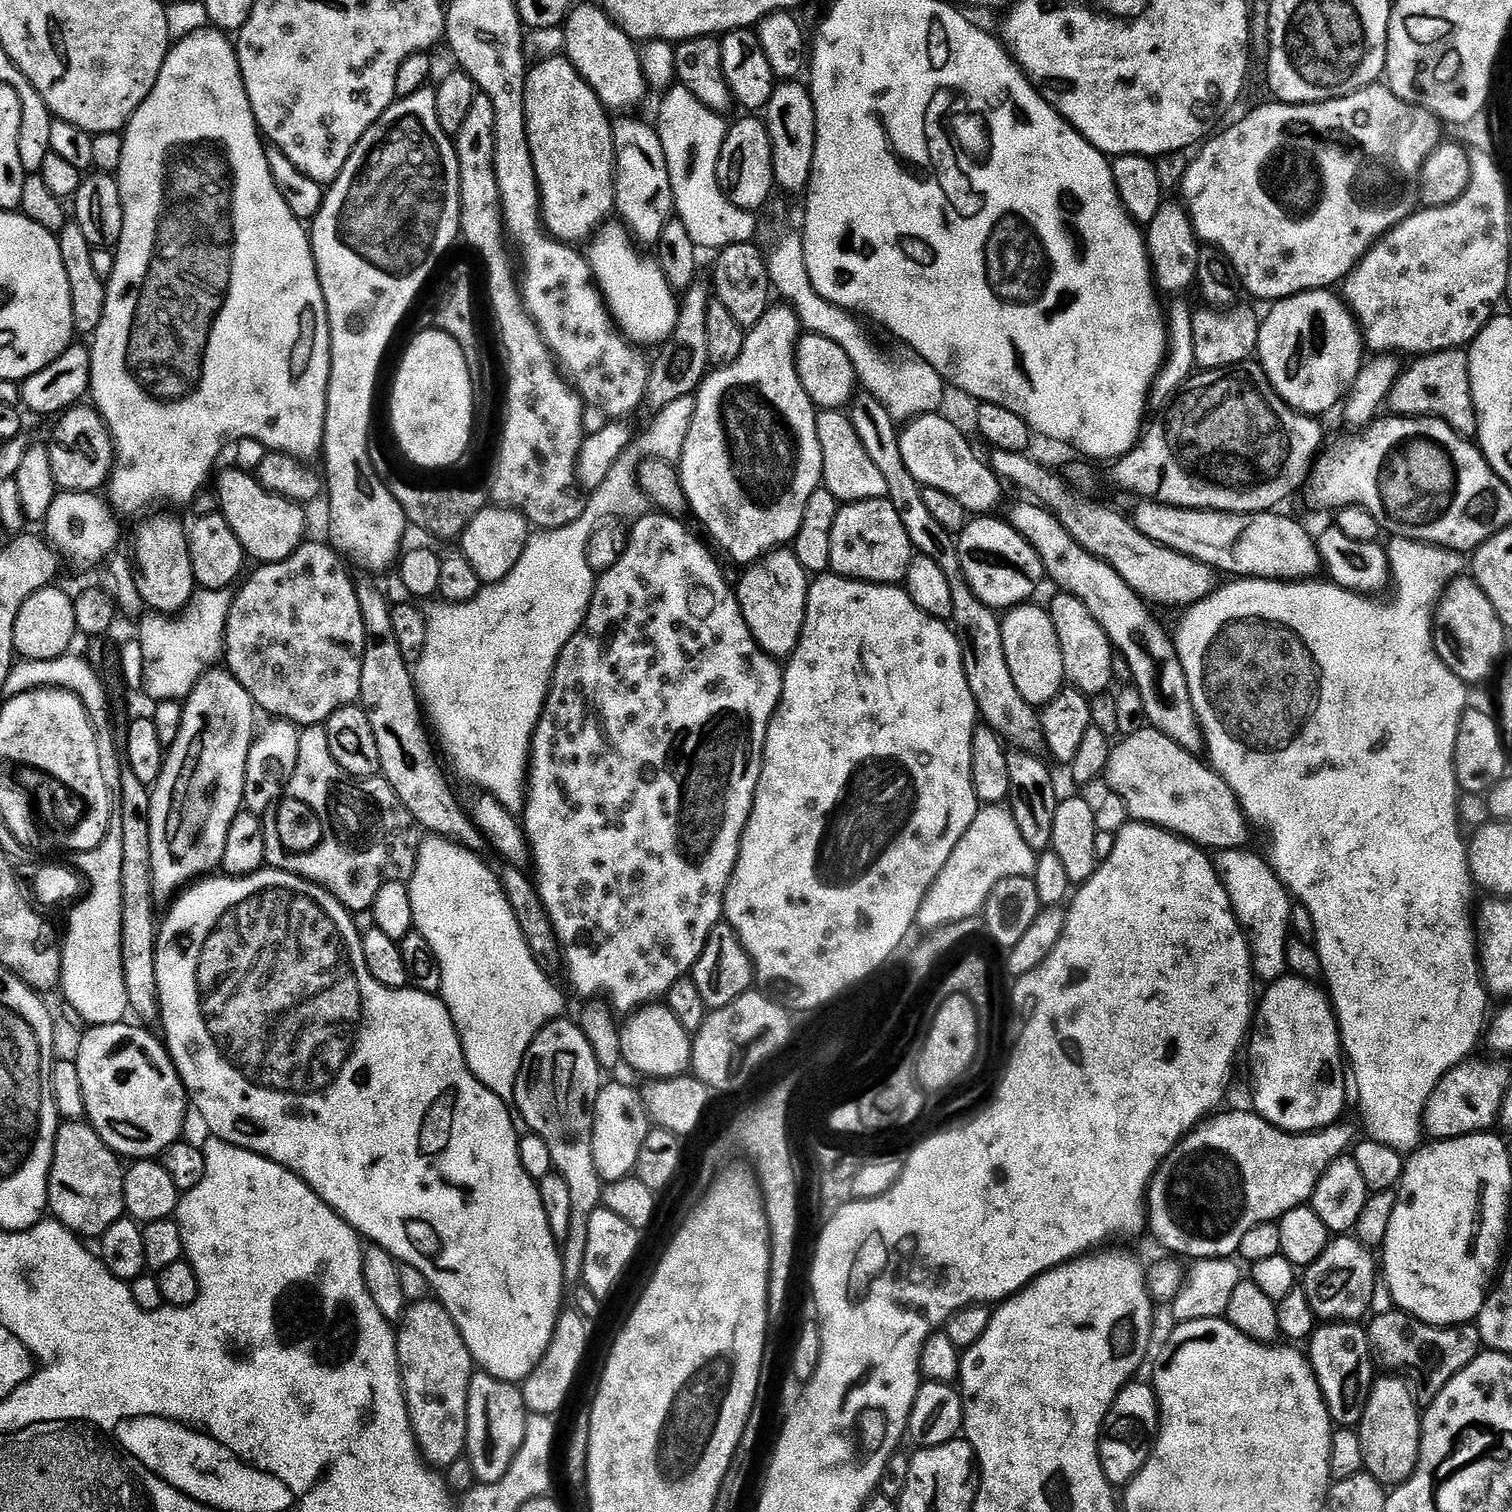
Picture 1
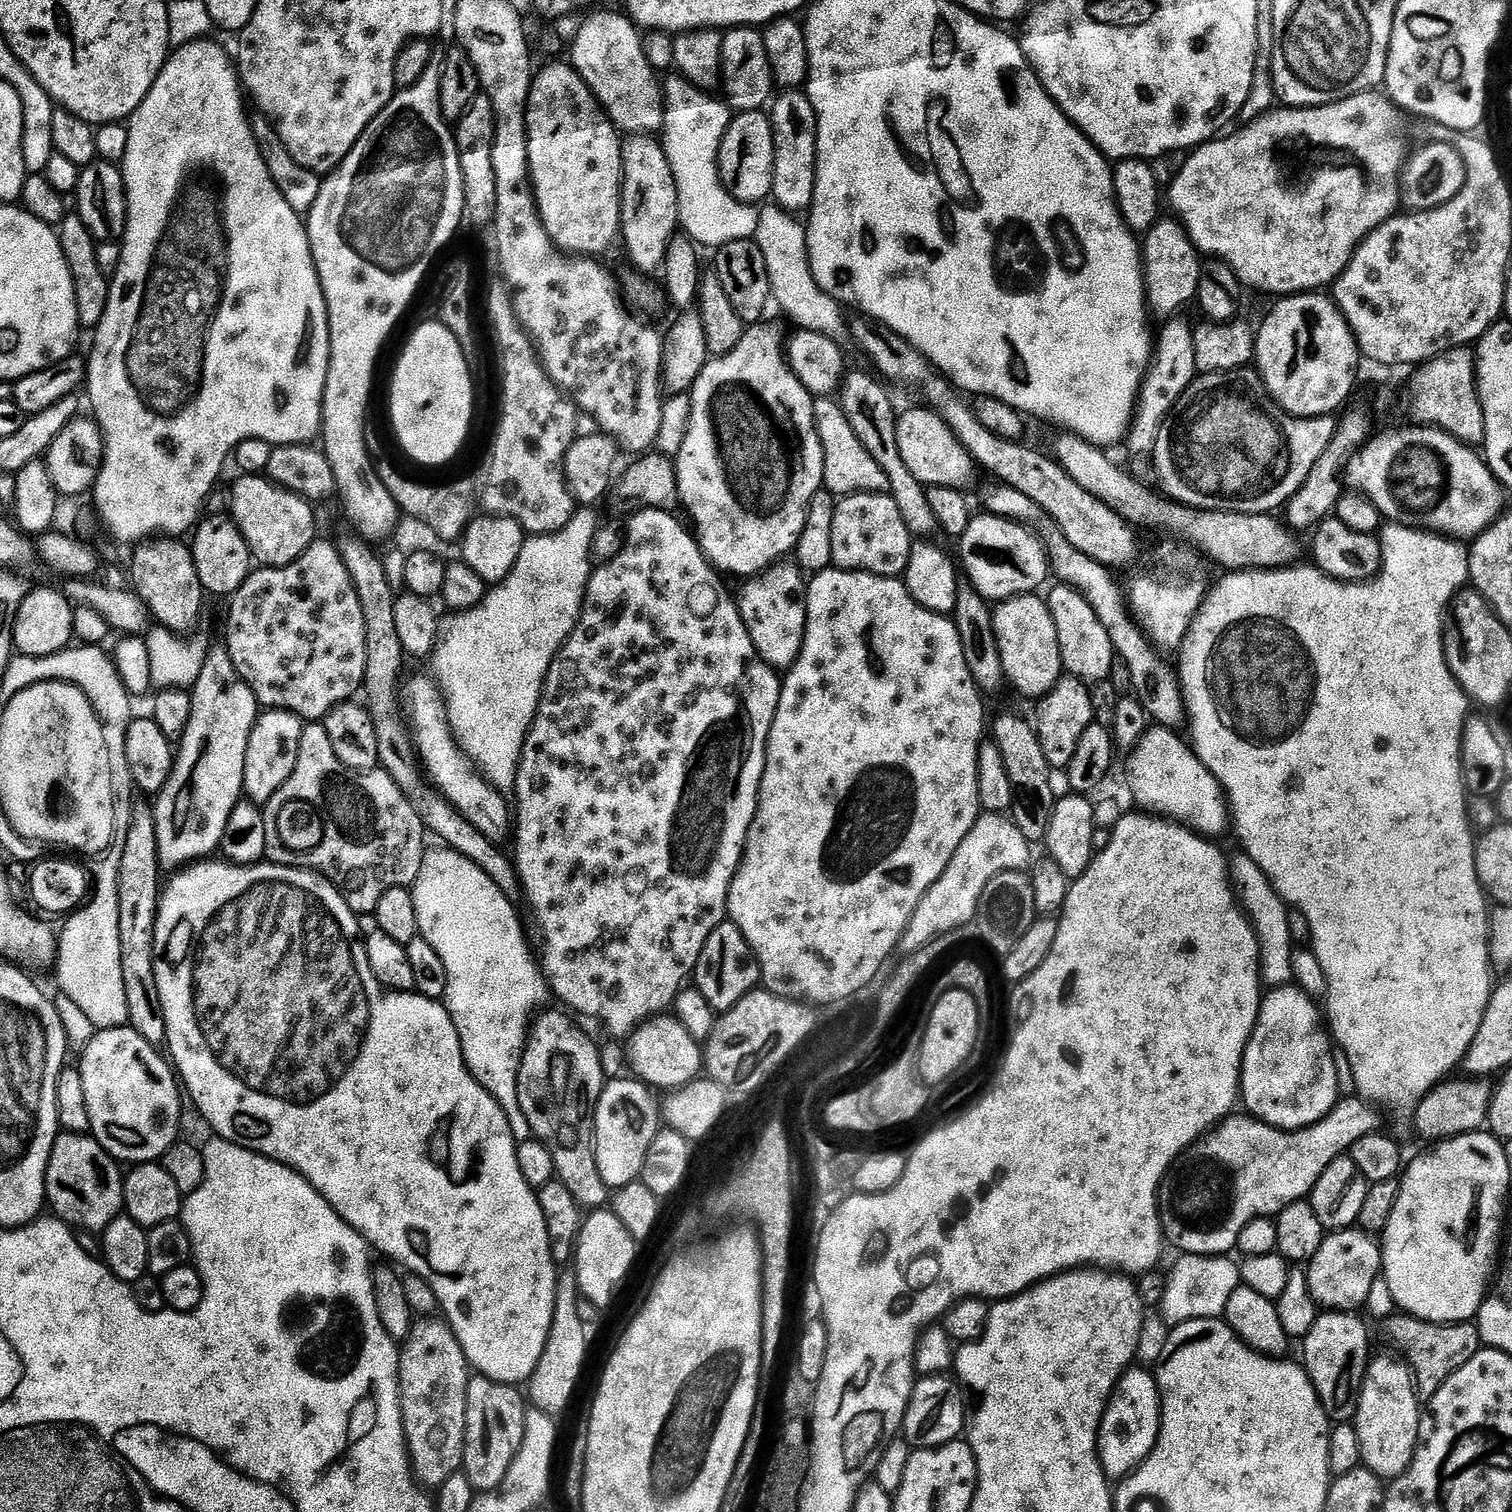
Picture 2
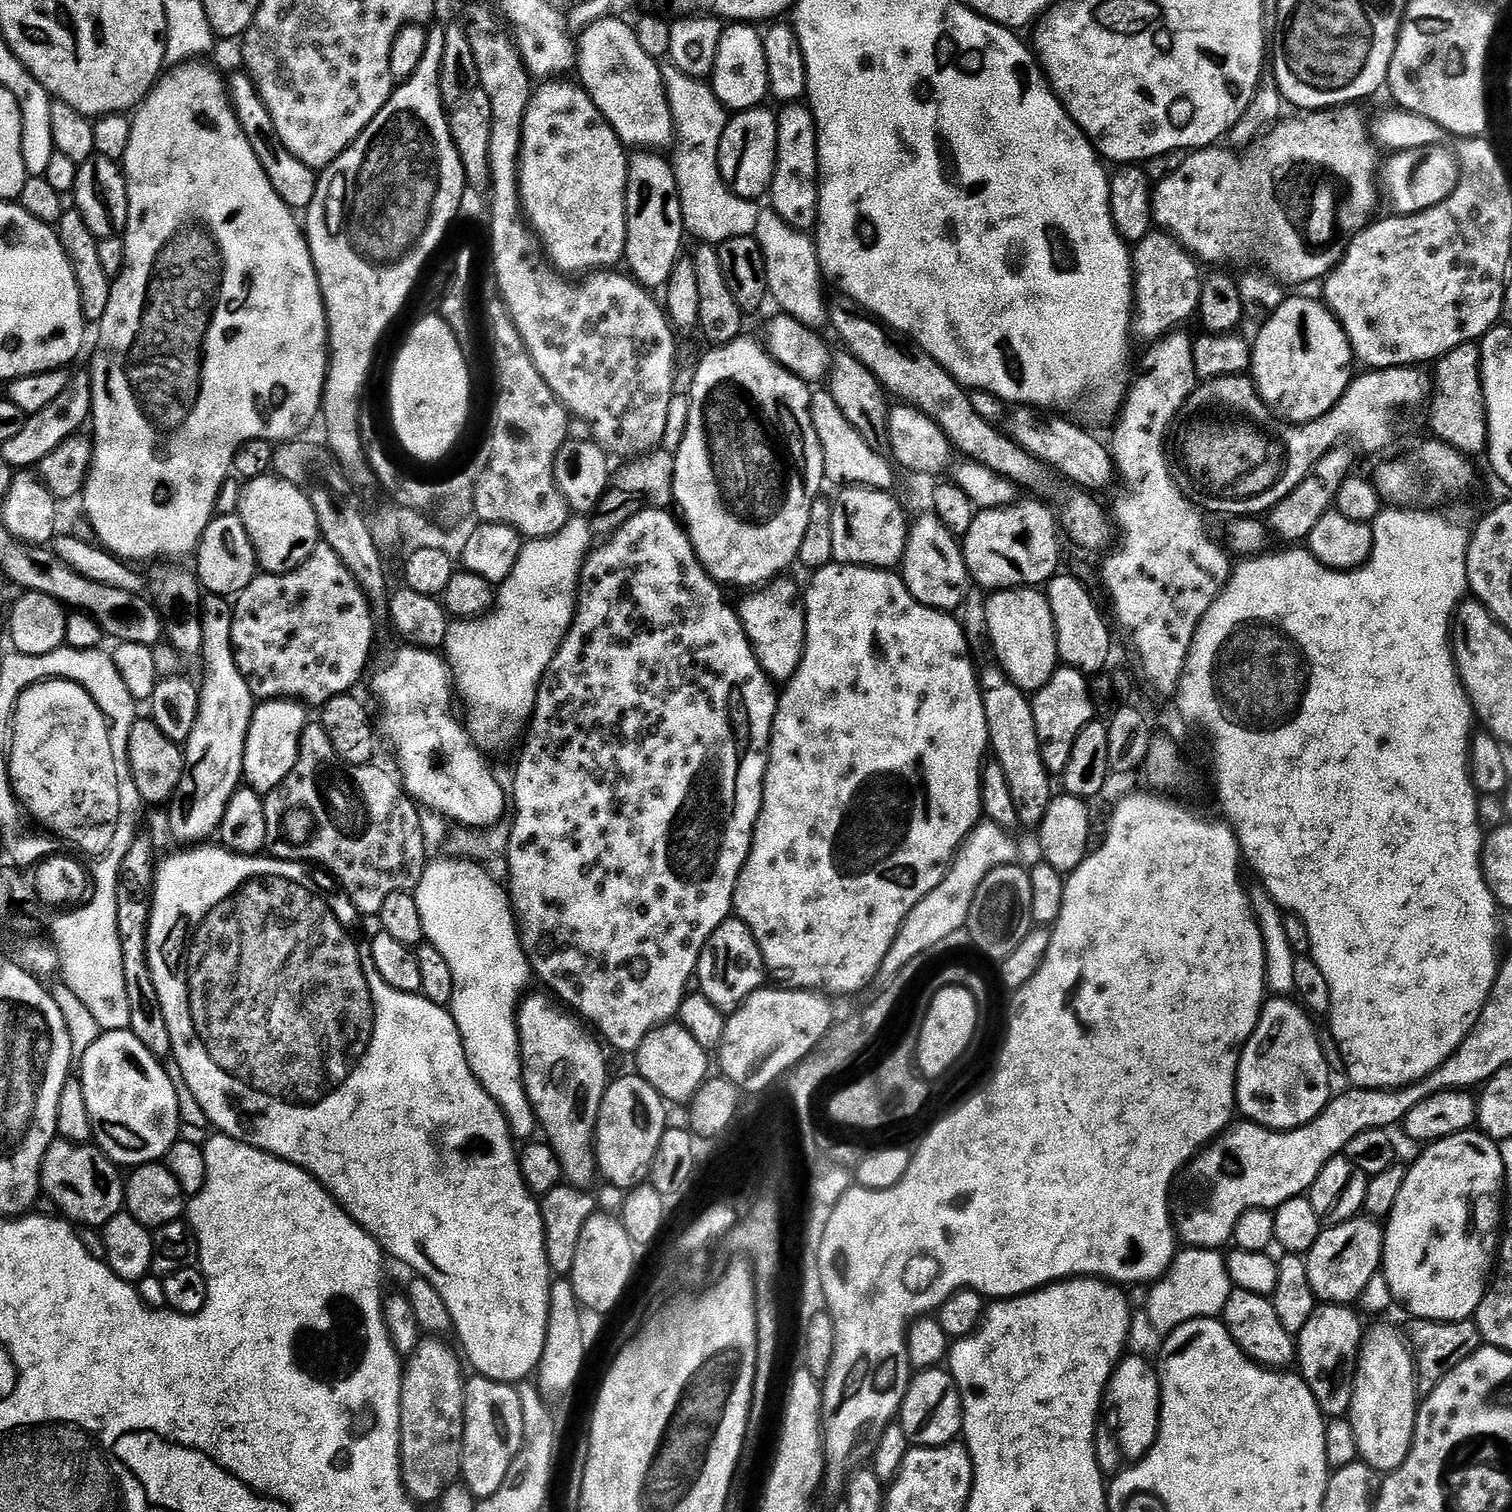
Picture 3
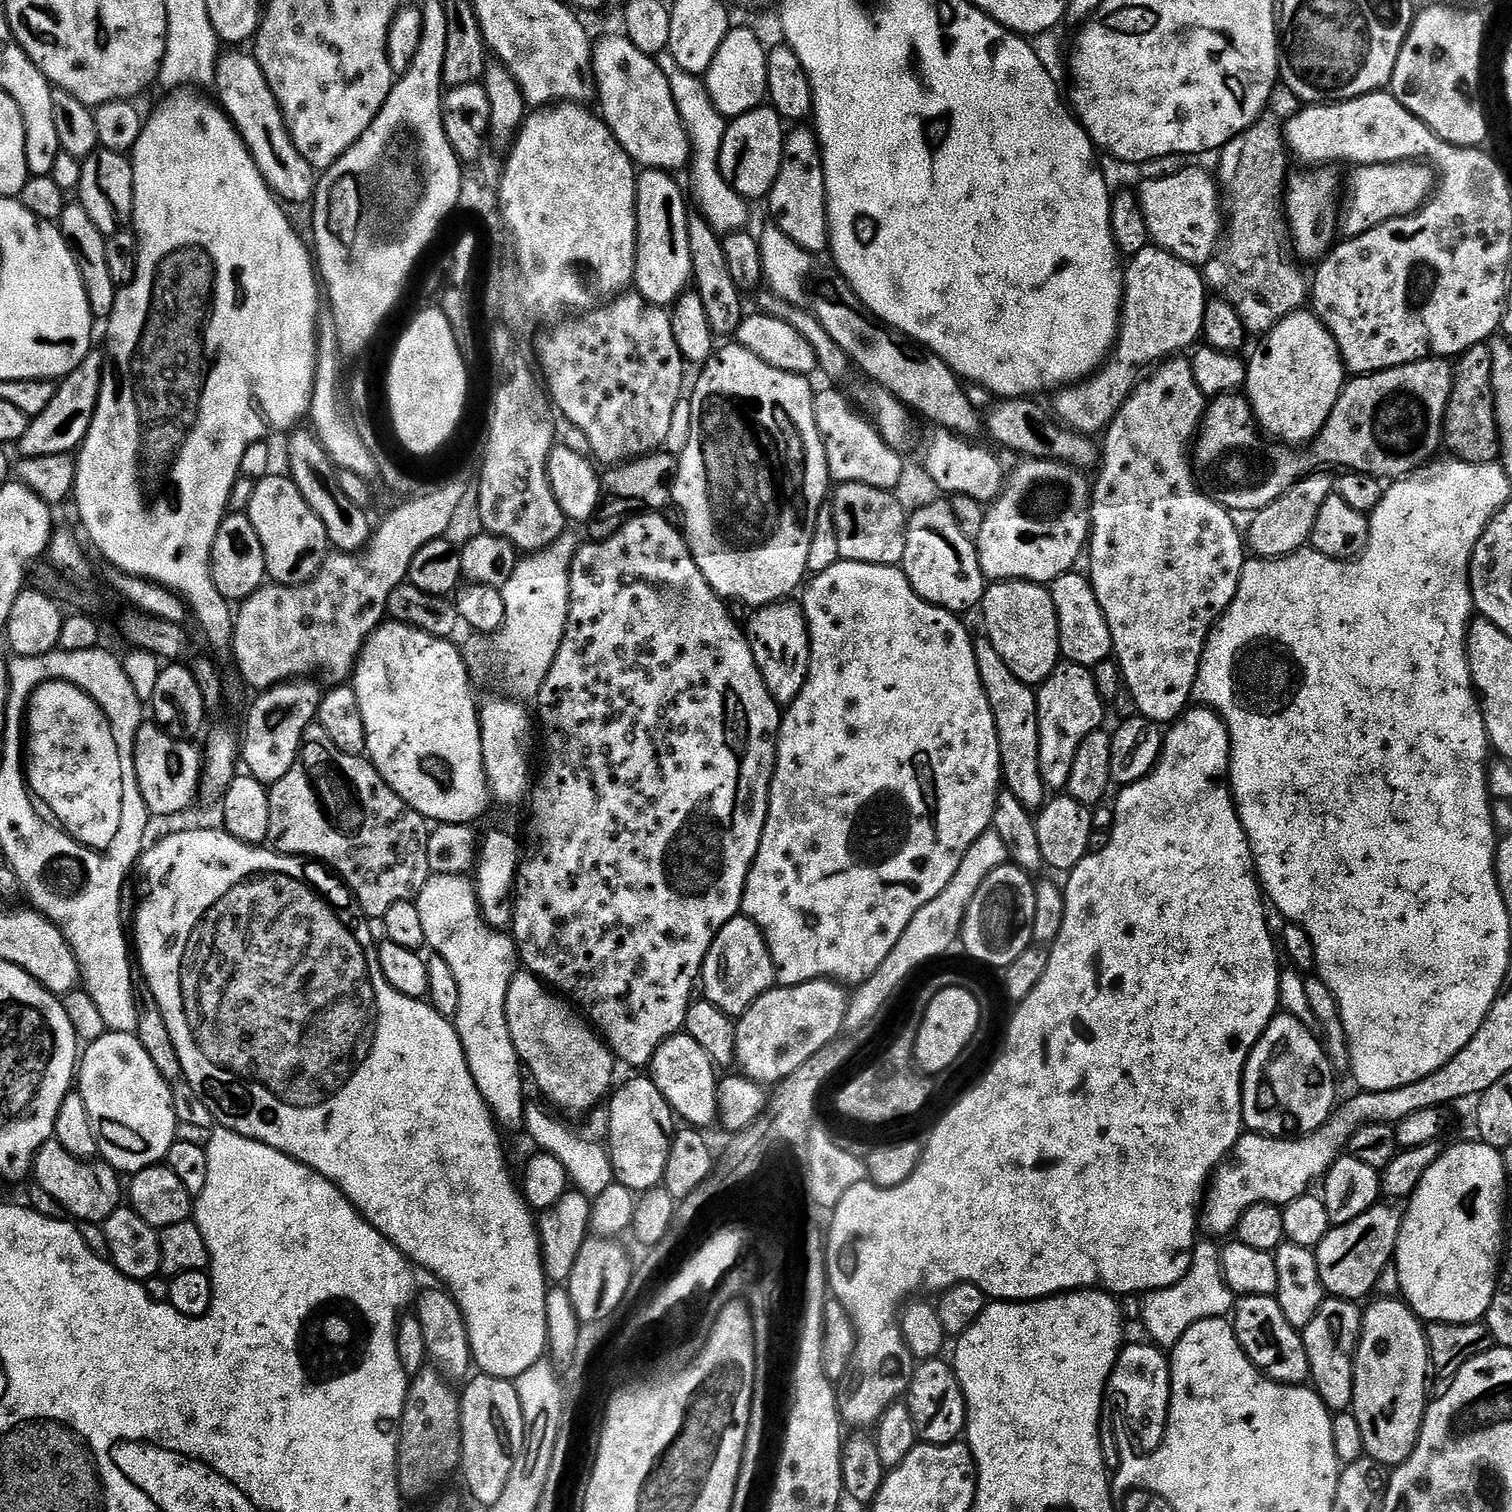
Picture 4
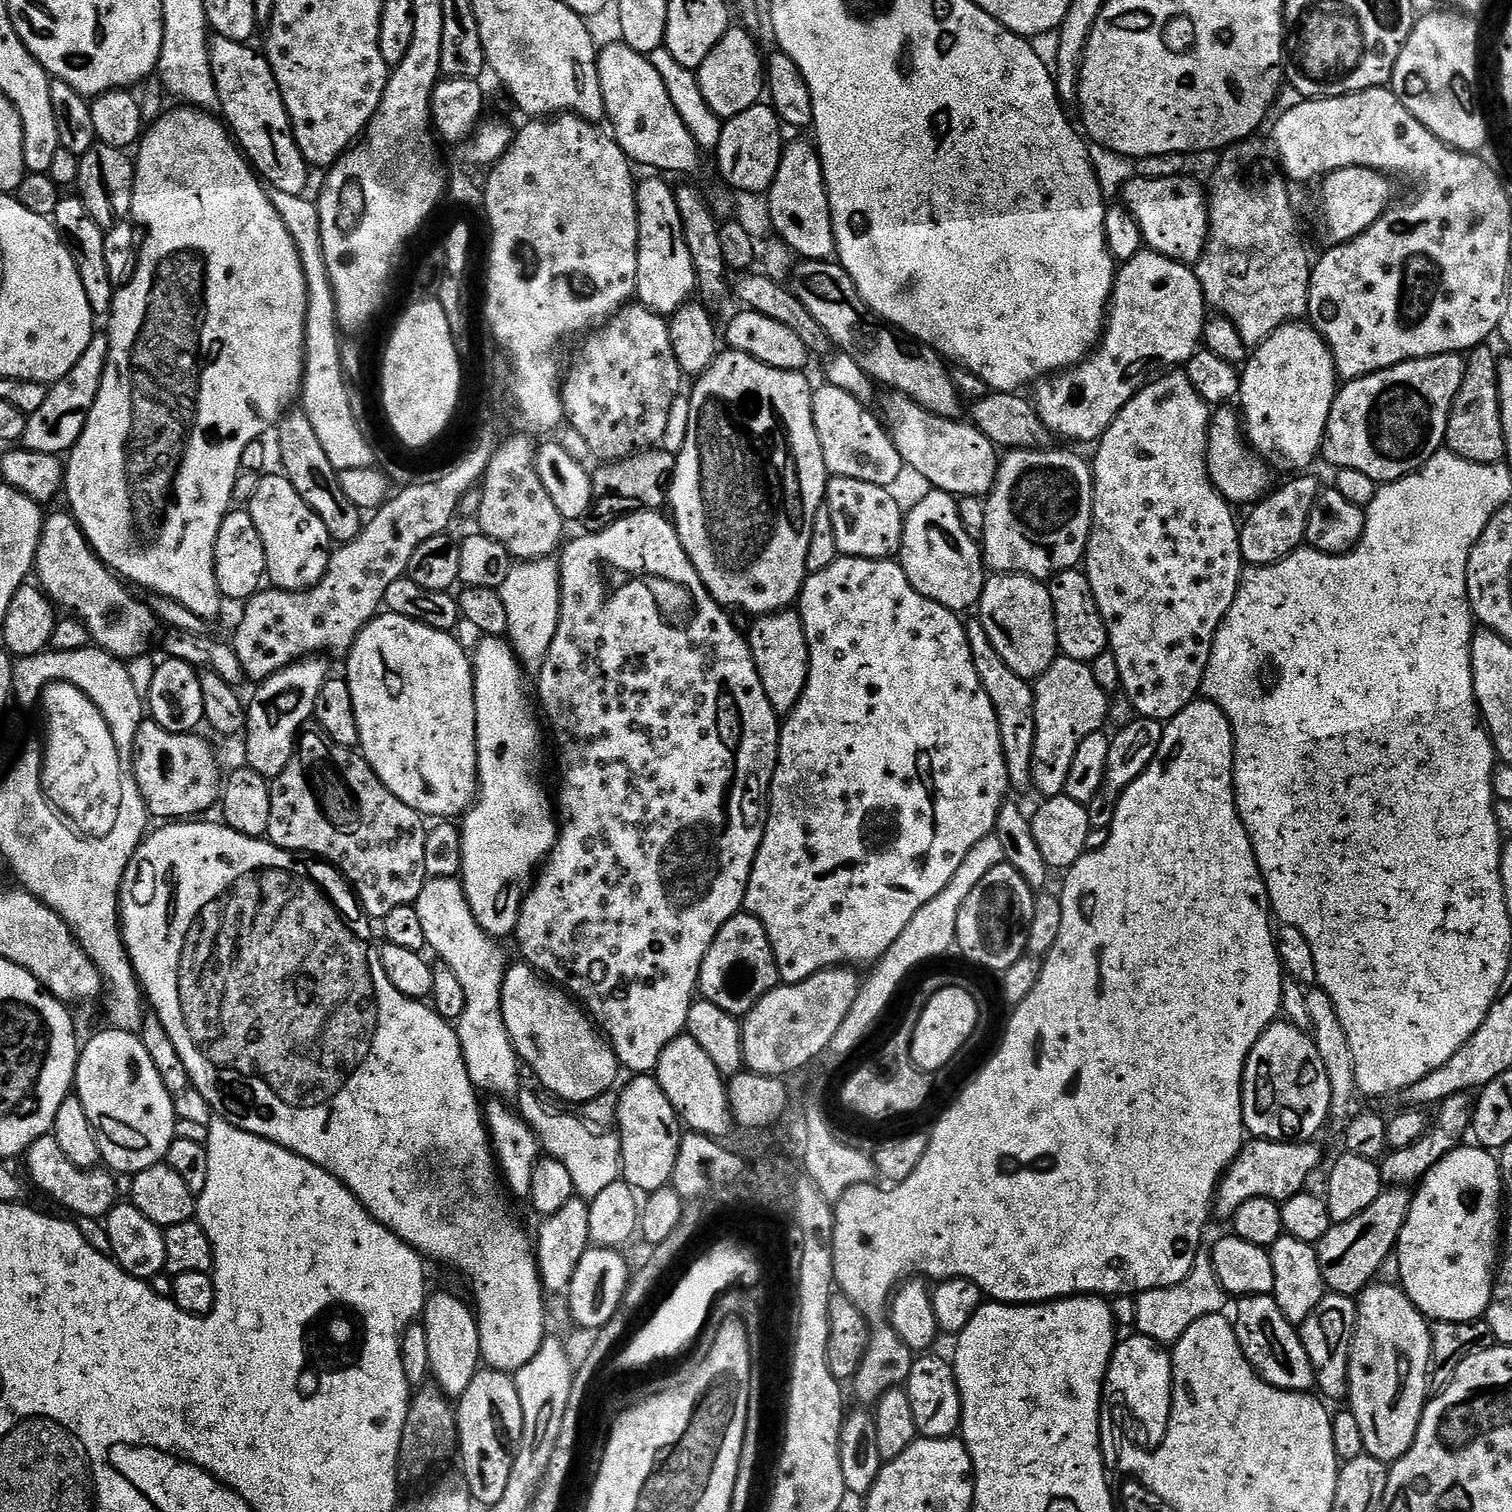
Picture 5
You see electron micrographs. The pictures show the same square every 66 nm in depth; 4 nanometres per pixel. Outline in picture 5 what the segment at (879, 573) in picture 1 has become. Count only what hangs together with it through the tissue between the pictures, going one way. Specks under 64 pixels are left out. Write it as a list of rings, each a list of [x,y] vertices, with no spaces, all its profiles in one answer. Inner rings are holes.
[[[832,476],[828,481],[826,507],[830,510],[830,518],[834,522],[834,538],[838,542],[840,556],[857,556],[867,560],[890,560],[899,553],[906,514],[898,508],[898,503],[891,497],[887,488],[878,486],[874,482],[858,482],[858,478]]]

